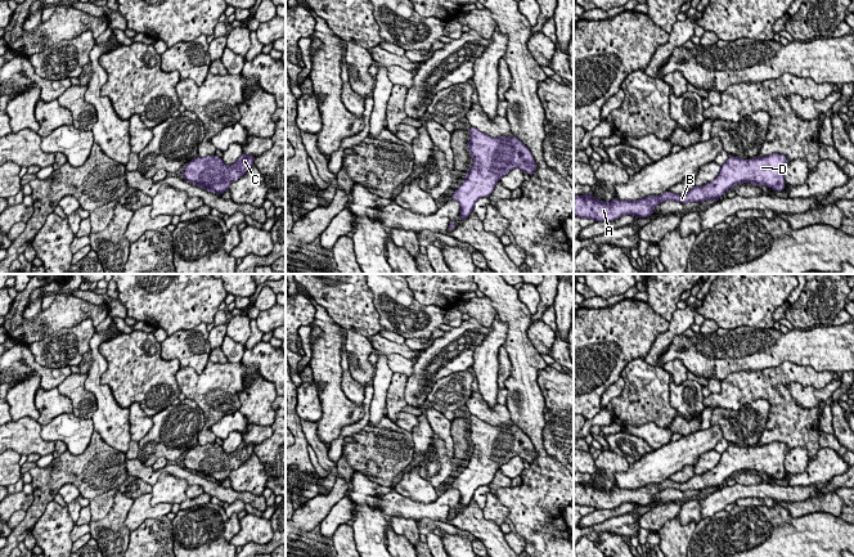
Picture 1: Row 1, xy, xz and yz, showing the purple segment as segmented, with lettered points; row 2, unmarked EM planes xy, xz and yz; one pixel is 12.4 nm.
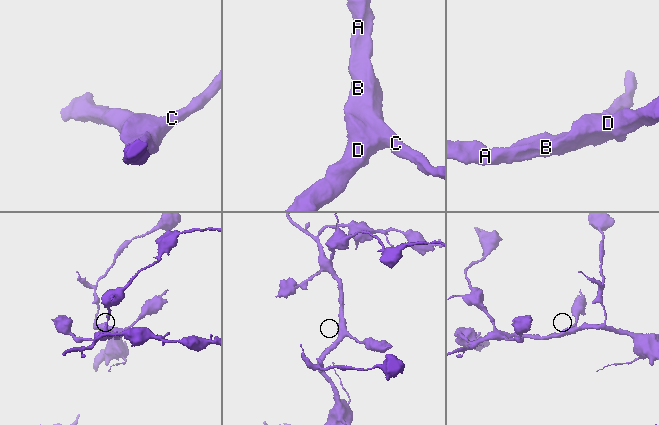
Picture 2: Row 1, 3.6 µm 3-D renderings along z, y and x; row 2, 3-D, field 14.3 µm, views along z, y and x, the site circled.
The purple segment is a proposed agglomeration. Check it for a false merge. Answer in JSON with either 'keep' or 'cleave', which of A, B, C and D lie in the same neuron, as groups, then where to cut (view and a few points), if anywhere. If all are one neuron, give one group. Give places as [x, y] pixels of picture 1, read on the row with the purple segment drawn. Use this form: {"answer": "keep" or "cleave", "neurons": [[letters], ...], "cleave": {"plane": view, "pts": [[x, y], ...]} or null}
{"answer": "keep", "neurons": [["A", "B", "C", "D"]], "cleave": null}

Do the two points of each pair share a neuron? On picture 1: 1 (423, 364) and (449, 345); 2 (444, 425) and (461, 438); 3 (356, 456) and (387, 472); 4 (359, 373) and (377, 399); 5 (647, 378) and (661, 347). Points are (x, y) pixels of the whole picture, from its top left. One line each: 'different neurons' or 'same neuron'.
1: same neuron
2: different neurons
3: same neuron
4: different neurons
5: different neurons

